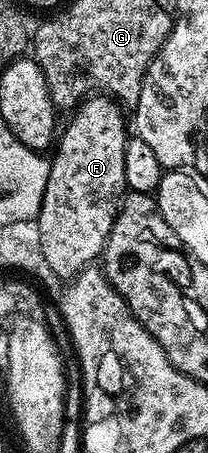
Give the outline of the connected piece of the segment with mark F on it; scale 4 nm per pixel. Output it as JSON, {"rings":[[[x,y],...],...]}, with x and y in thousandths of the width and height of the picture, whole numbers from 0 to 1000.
{"rings":[[[438,210],[351,243],[317,287],[293,287],[269,311],[279,340],[240,355],[231,413],[173,490],[188,497],[192,536],[226,587],[264,614],[332,616],[399,594],[447,587],[490,565],[519,519],[567,479],[577,446],[611,424],[596,395],[596,325],[615,309],[615,267],[587,260],[591,234],[524,210]]]}

